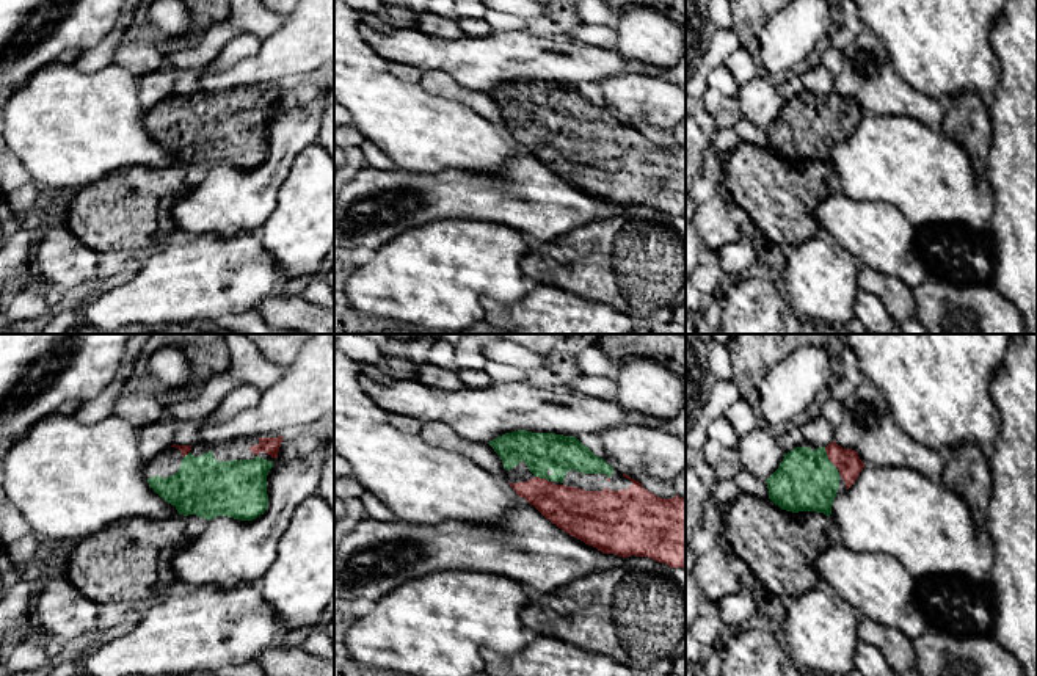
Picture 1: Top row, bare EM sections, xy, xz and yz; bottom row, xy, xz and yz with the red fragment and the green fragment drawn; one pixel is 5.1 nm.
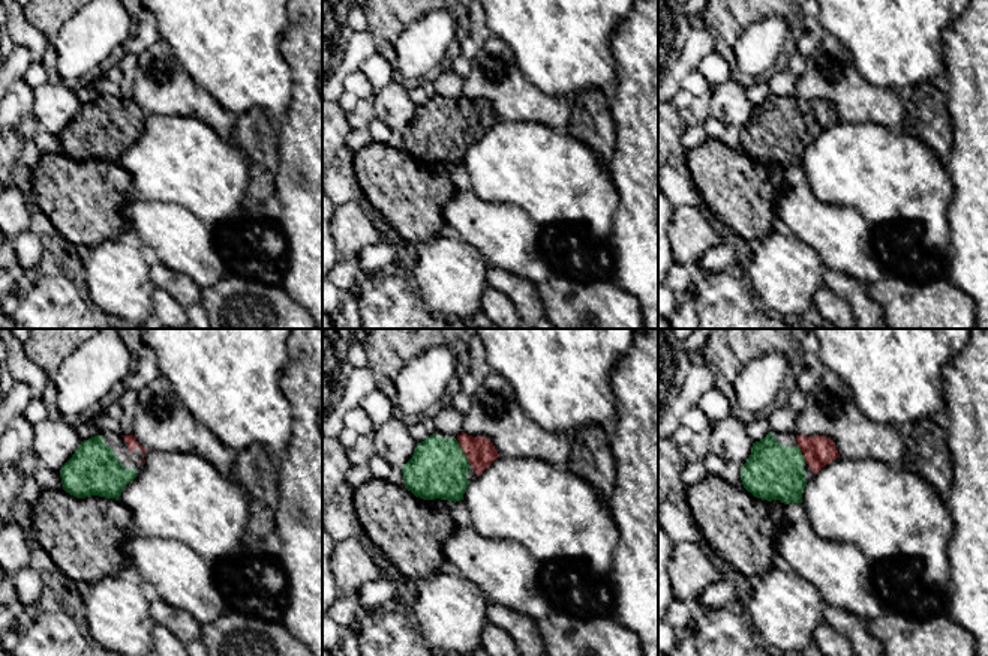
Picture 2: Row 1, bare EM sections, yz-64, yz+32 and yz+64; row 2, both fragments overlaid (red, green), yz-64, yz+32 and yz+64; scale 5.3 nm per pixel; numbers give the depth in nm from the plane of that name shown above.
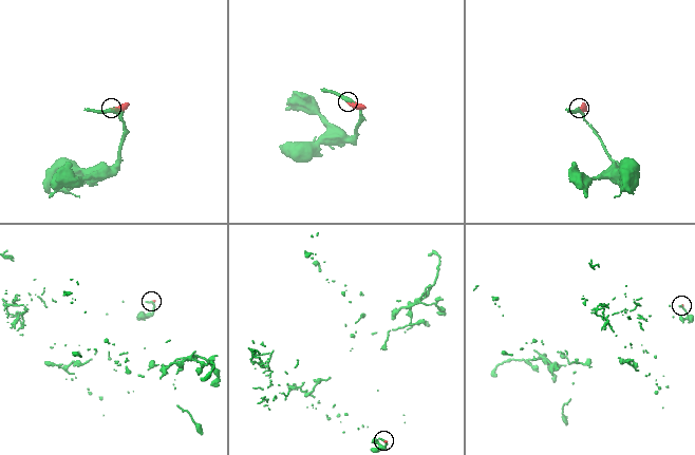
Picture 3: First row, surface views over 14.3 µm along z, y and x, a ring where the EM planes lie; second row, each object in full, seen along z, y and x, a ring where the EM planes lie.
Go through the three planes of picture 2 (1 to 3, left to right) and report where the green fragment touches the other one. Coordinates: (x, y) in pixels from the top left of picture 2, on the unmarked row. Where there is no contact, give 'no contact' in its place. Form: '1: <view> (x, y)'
1: no contact
2: yz+32 (464, 114)
3: yz+64 (804, 120)

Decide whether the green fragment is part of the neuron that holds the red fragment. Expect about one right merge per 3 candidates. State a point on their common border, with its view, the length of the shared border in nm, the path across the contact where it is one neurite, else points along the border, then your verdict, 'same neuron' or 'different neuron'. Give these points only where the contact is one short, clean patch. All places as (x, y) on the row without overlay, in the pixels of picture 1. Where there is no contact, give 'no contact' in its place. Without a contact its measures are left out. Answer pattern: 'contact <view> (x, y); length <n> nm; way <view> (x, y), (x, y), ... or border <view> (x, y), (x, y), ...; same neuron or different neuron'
contact yz (827, 102); length 80 nm; same neuron

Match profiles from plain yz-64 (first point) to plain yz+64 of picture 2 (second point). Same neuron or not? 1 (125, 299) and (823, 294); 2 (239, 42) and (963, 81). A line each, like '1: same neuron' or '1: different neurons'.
1: different neurons
2: different neurons

